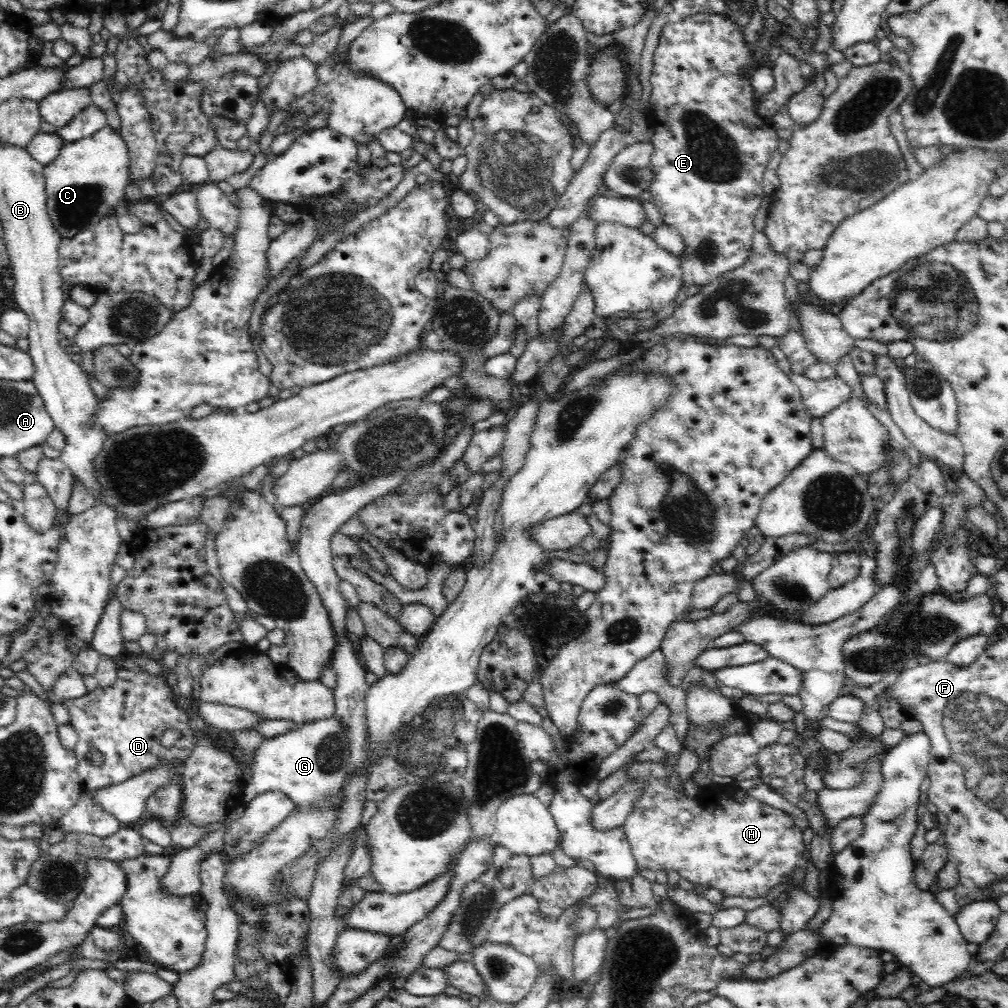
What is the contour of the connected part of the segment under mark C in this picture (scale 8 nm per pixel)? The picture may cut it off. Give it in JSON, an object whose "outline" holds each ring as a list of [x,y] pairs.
{"outline":[[[106,126],[88,138],[64,143],[58,156],[50,164],[44,164],[43,173],[48,219],[61,239],[74,238],[74,235],[89,233],[106,215],[116,212],[119,203],[124,201],[124,186],[129,178],[128,149],[121,134]]]}

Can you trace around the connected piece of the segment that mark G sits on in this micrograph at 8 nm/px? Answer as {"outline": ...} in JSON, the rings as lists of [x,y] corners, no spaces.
{"outline":[[[335,714],[312,722],[302,722],[285,733],[263,738],[260,745],[251,752],[253,774],[243,787],[241,801],[250,803],[256,794],[272,790],[283,792],[295,805],[324,797],[325,791],[334,794],[346,778],[350,762],[349,748],[345,722]]]}

